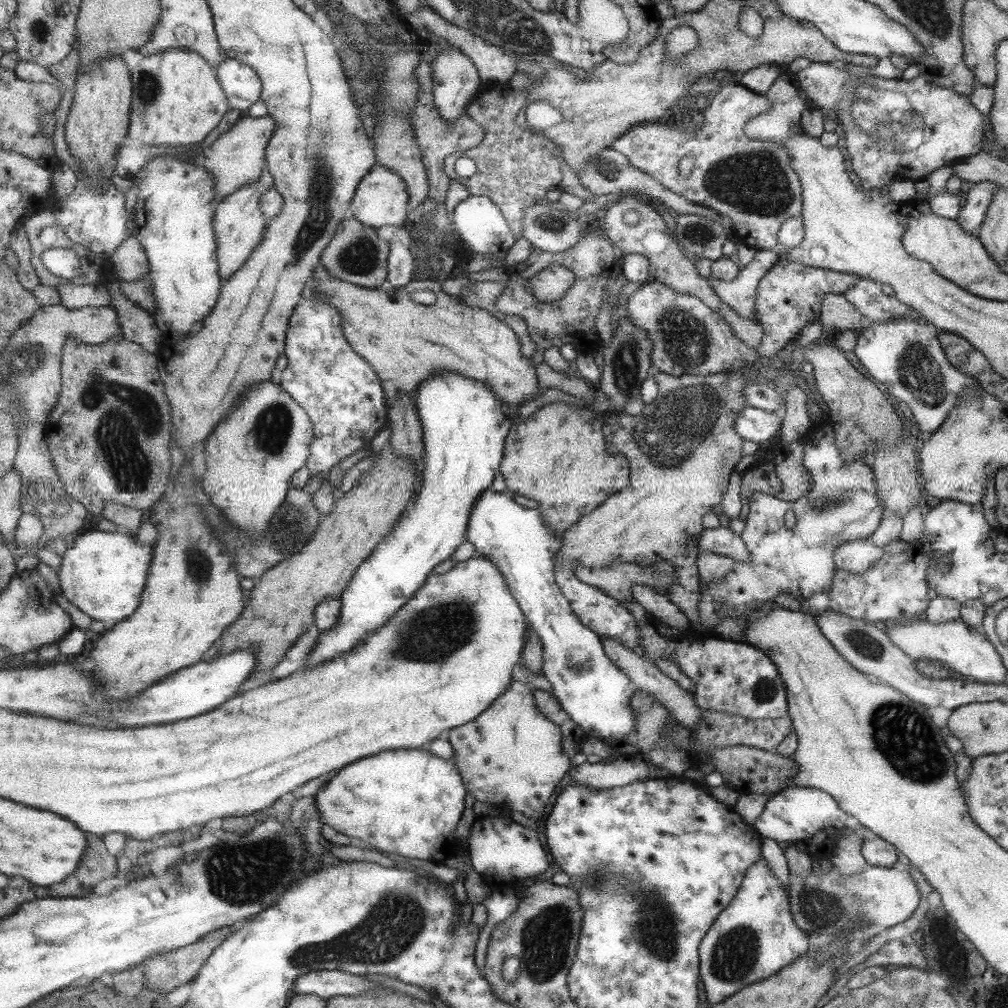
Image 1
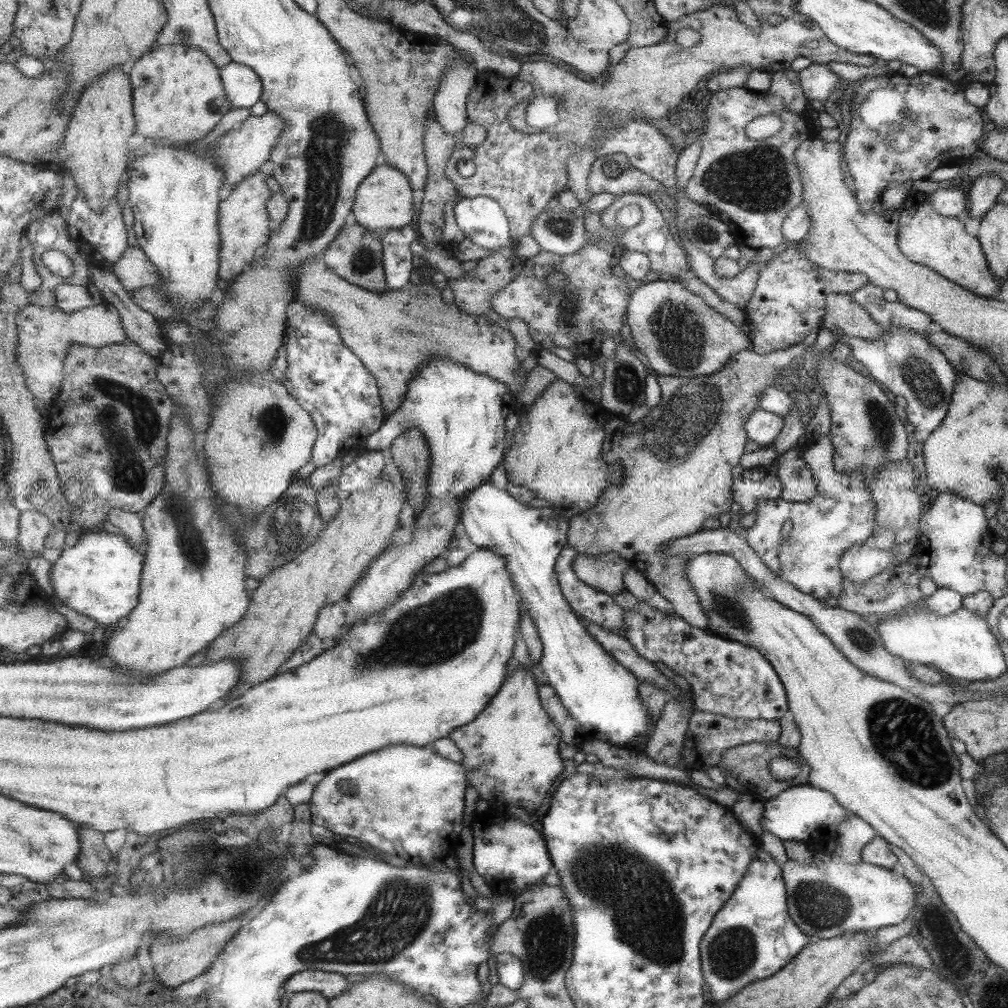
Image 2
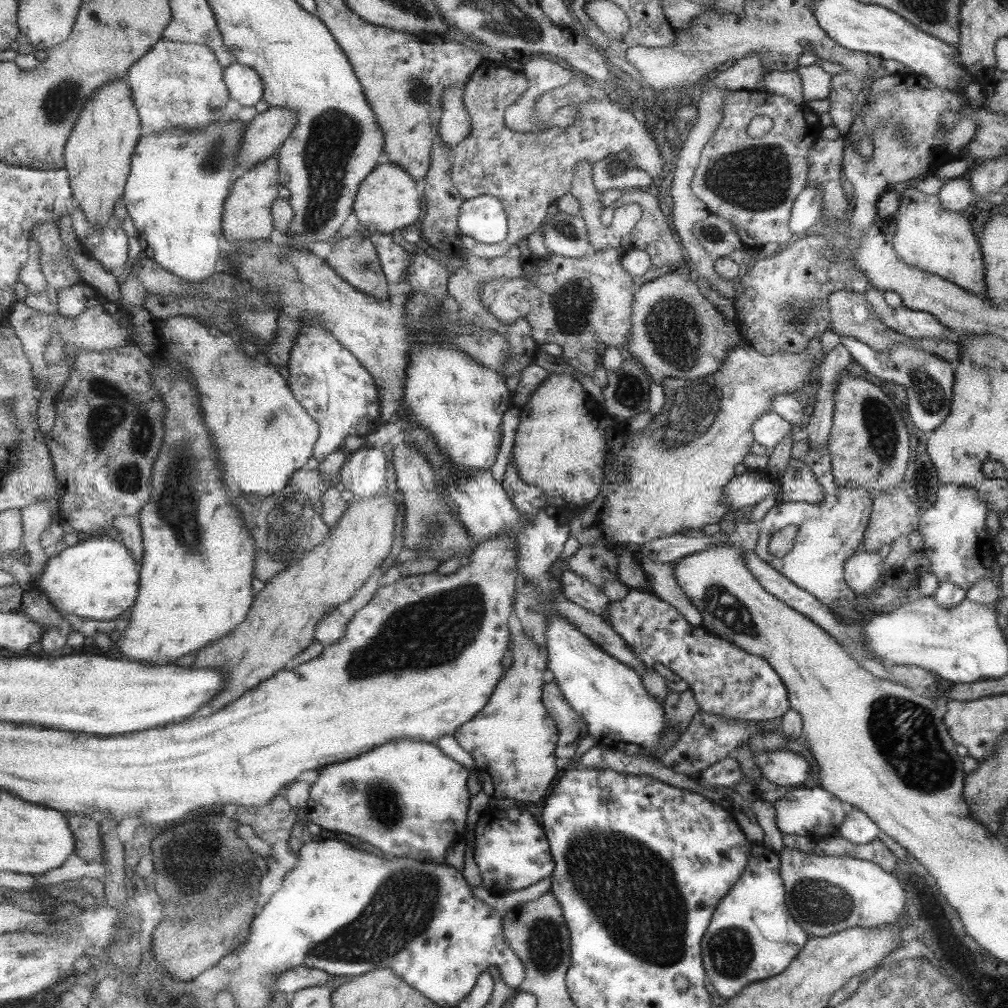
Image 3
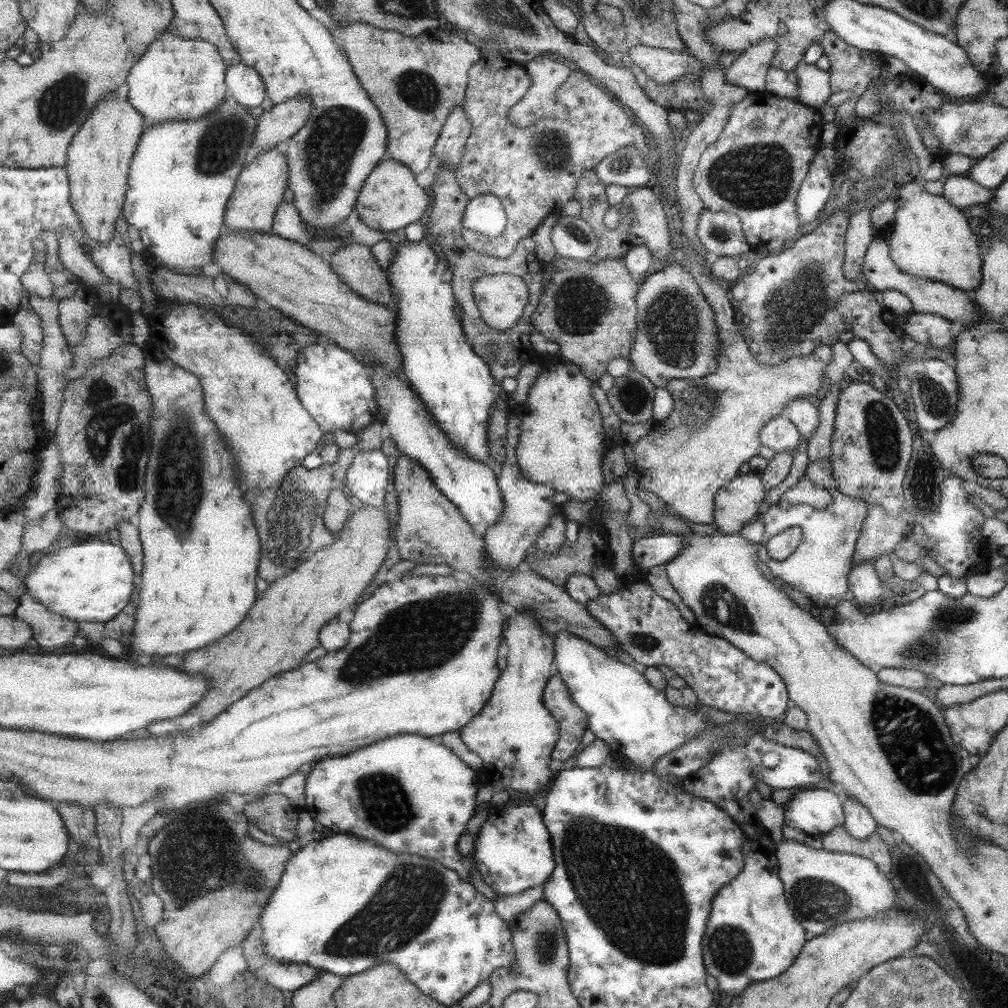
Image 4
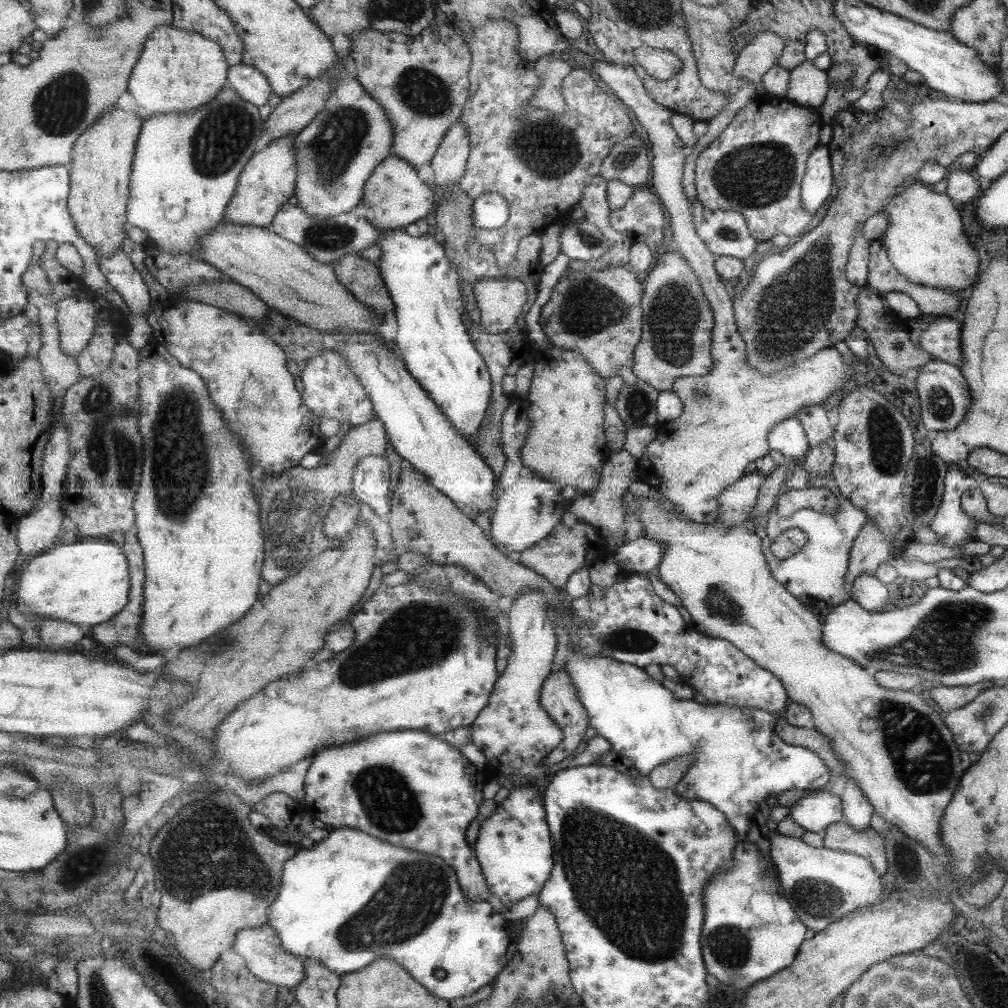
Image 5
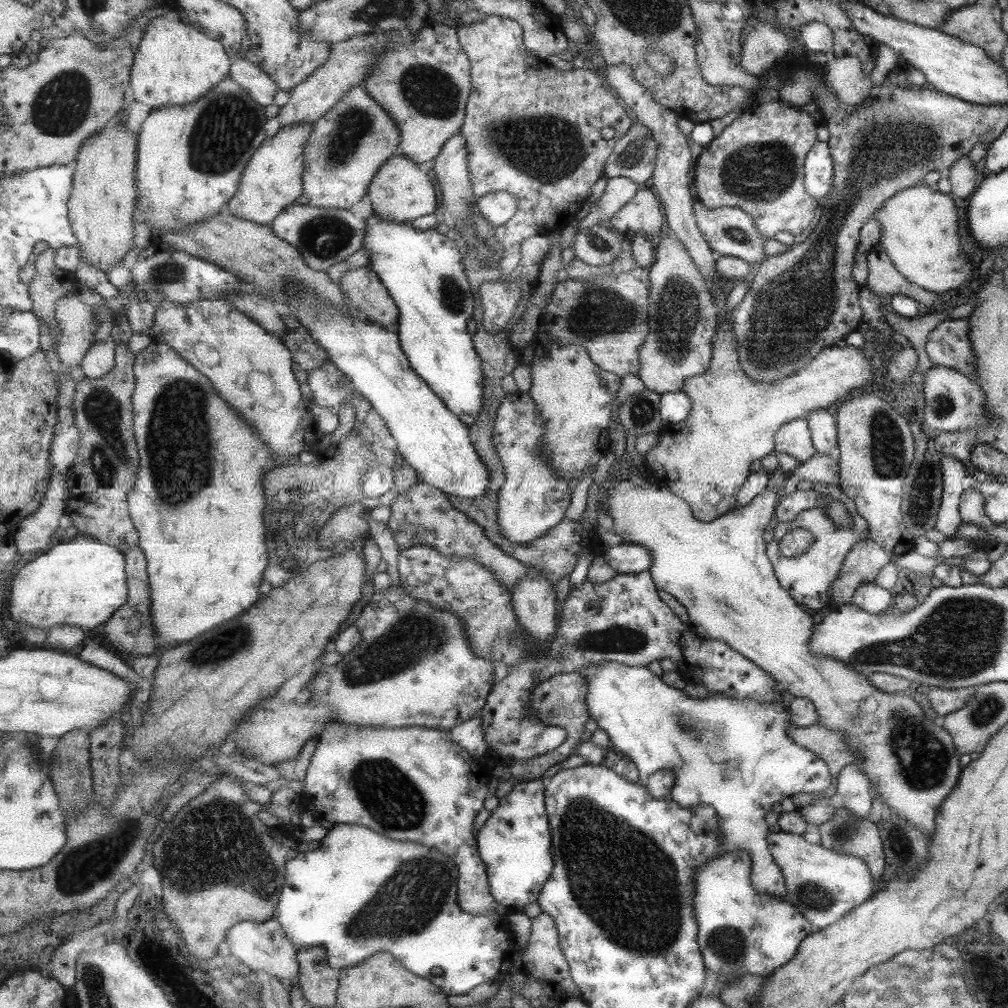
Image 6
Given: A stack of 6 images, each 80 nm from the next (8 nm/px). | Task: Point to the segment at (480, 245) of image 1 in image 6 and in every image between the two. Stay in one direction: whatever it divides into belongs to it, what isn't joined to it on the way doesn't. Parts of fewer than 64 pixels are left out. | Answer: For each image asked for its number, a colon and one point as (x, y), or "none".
2: (482, 219)
3: (484, 218)
4: (486, 214)
5: (492, 210)
6: (499, 207)

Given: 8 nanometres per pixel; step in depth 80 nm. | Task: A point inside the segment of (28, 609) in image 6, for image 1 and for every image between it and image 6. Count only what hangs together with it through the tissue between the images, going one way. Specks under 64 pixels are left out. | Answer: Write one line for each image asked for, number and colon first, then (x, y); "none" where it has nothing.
1: (104, 574)
2: (100, 577)
3: (99, 579)
4: (94, 581)
5: (88, 582)

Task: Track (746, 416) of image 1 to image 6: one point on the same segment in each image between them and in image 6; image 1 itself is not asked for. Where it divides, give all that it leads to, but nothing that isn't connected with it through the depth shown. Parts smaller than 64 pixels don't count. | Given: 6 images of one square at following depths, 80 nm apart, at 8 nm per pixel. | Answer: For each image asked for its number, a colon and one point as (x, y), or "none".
2: (762, 427)
3: (769, 430)
4: (779, 433)
5: (788, 437)
6: (794, 438)

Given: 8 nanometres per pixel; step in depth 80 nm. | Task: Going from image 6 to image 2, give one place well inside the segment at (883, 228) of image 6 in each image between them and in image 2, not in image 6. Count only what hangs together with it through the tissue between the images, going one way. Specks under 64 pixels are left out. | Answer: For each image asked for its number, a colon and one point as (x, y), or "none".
2: (927, 238)
3: (927, 236)
4: (929, 238)
5: (924, 240)

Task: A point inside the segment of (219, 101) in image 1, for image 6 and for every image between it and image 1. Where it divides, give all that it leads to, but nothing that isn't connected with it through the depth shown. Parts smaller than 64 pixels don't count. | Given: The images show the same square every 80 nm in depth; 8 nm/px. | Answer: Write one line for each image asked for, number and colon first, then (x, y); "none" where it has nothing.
2: (178, 94)
3: (177, 85)
4: (179, 79)
5: (180, 70)
6: (177, 64)

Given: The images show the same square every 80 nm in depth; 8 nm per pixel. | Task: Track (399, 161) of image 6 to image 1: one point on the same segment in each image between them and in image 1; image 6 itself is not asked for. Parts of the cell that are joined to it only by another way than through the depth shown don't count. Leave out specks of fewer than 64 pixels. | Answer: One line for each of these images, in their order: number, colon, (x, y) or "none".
1: (383, 199)
2: (386, 200)
3: (389, 199)
4: (391, 200)
5: (395, 197)

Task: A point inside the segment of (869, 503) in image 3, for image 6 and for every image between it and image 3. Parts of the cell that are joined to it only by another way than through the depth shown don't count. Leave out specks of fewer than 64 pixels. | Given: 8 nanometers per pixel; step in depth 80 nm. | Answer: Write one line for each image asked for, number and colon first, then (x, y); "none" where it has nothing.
4: (818, 568)
5: (815, 575)
6: (807, 577)

